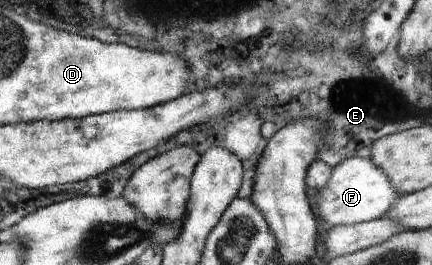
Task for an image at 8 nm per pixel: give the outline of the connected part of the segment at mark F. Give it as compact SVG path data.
M358 156L332 167L329 183L313 195L315 212L326 229L377 220L386 215L400 197L389 177L370 158Z

